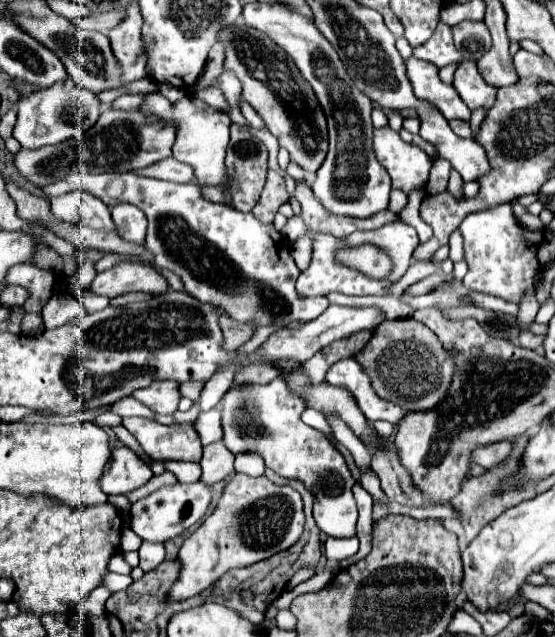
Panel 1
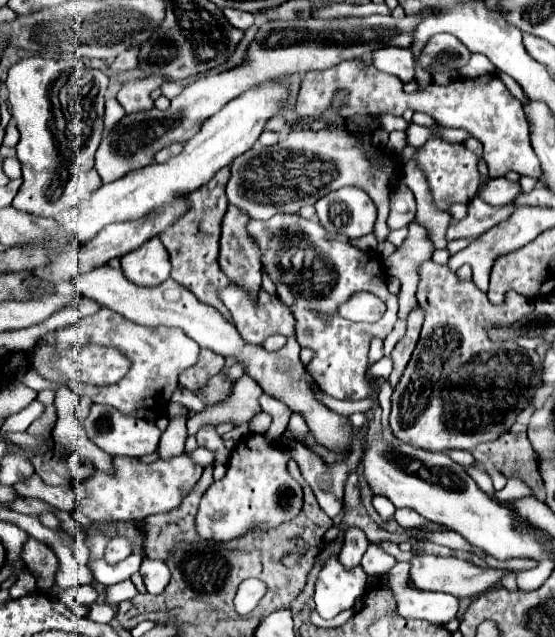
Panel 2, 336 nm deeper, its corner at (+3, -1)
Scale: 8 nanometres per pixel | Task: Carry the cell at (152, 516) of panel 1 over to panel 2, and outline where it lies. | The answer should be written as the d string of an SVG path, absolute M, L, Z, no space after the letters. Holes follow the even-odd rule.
M114 537L108 547L106 547L106 561L108 563L118 563L122 559L126 559L128 555L132 555L132 541L128 537Z

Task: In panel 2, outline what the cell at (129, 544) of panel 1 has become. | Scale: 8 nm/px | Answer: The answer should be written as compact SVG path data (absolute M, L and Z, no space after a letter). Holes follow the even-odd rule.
M130 555L128 559L124 559L116 565L108 565L108 561L96 559L96 561L90 561L88 567L90 567L96 583L112 585L112 583L118 583L118 581L130 579L140 569L140 563L142 563L142 555Z

